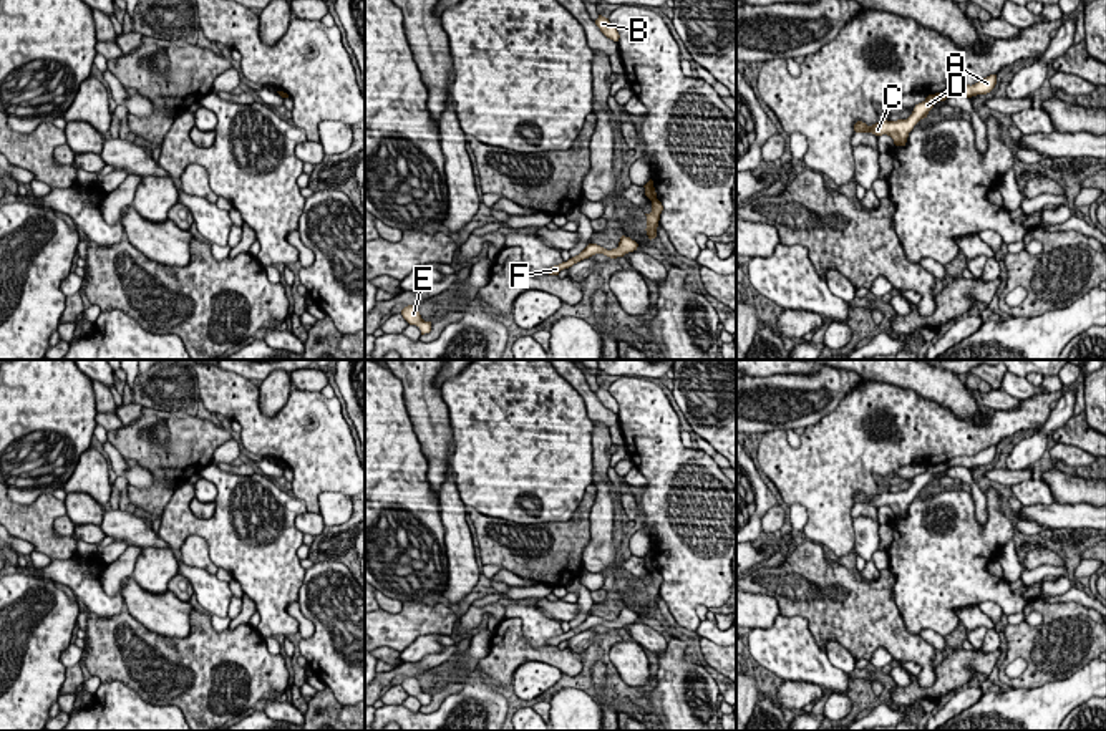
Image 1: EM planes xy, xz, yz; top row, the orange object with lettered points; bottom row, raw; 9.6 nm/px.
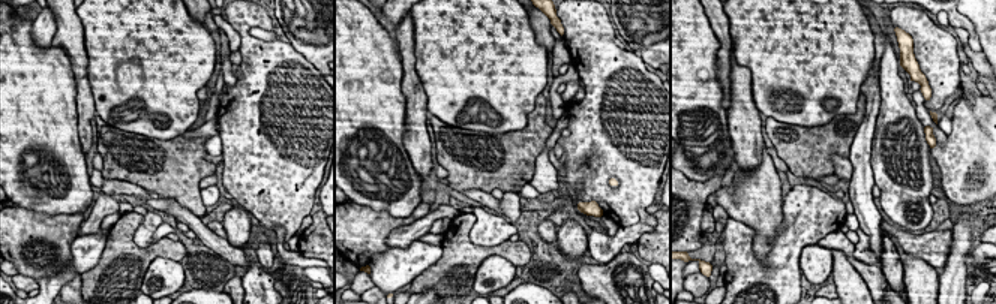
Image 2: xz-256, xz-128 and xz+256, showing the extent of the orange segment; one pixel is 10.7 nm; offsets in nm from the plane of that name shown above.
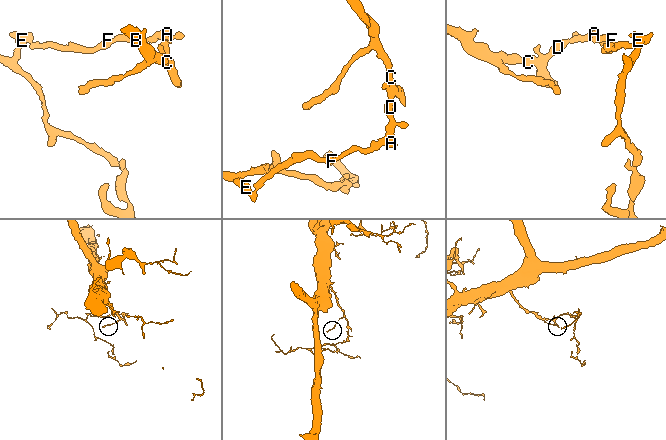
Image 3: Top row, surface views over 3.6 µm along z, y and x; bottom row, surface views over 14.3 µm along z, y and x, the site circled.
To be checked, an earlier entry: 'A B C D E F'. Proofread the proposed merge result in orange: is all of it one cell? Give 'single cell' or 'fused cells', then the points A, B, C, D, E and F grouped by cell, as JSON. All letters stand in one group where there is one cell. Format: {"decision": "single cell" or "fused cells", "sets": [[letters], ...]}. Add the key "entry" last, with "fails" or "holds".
{"decision": "fused cells", "sets": [["A", "E", "F"], ["B", "C", "D"]], "entry": "fails"}

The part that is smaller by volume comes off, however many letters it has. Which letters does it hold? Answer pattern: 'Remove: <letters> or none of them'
Remove: A, E, F

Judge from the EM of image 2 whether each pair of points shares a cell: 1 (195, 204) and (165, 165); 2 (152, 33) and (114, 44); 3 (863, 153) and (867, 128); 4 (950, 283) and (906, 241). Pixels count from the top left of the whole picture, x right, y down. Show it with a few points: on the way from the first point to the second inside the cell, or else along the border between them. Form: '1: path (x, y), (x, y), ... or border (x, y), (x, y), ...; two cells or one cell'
1: path (188, 195), (174, 174); one cell
2: path (143, 38), (123, 44); one cell
3: path (863, 147), (864, 134); one cell
4: border (953, 237), (947, 264), (939, 271); two cells

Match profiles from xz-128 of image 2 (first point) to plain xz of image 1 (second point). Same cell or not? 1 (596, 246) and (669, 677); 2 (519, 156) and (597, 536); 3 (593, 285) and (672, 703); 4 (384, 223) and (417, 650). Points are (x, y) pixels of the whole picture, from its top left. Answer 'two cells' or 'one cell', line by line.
1: two cells
2: two cells
3: one cell
4: two cells

